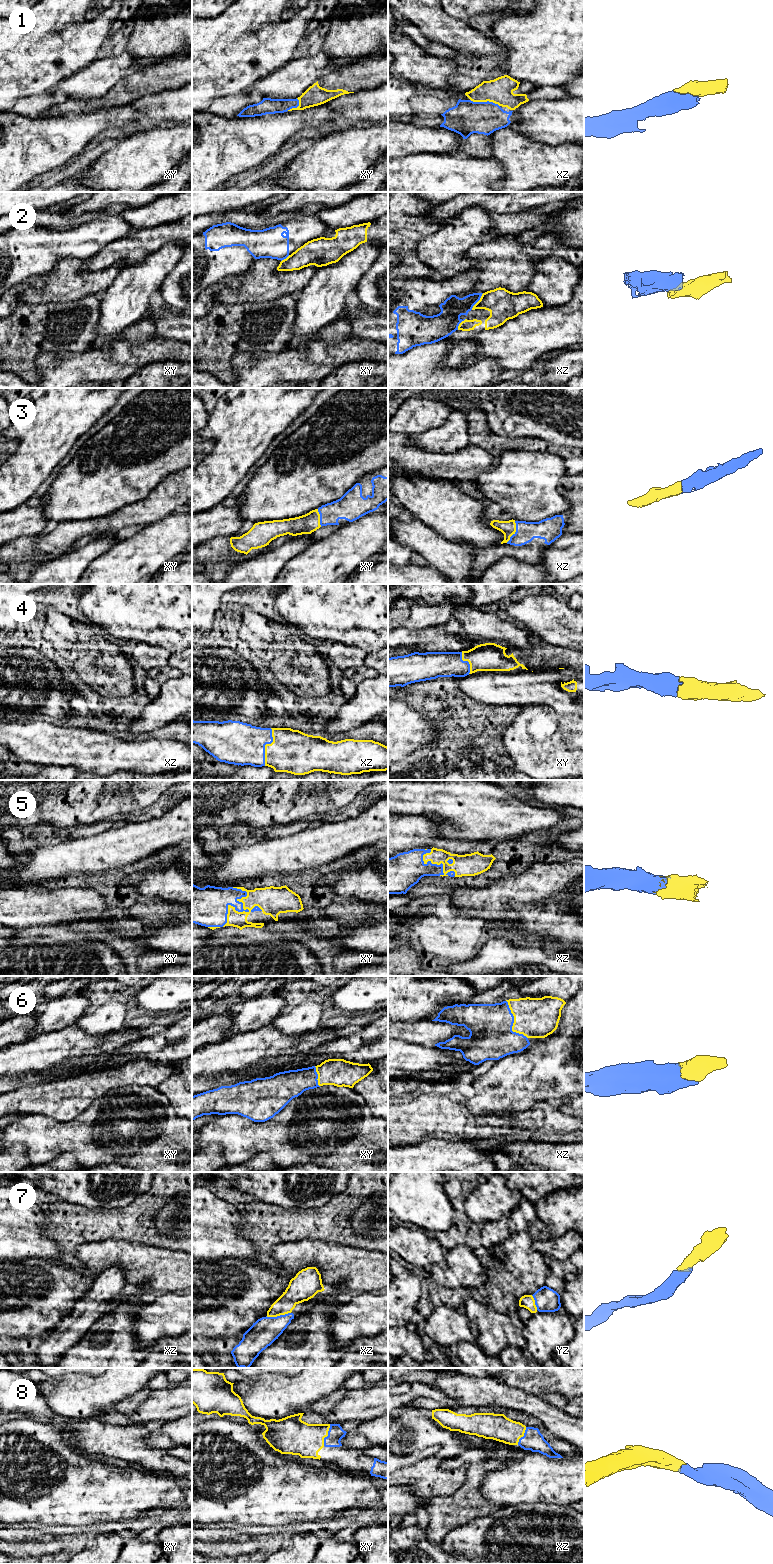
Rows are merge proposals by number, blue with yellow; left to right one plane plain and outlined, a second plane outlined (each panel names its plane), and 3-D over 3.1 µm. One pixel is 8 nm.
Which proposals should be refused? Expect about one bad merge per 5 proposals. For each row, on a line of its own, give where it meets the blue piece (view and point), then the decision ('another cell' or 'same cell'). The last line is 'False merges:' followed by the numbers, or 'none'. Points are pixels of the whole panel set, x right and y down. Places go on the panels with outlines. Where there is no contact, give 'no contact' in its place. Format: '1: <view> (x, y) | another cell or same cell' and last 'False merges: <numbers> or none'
1: xz (485, 102) | same cell
2: xz (478, 300) | another cell
3: xz (515, 532) | same cell
4: xz (265, 744) | same cell
5: xy (235, 909) | same cell
6: xz (513, 1022) | same cell
7: xz (278, 1316) | same cell
8: xy (328, 1435) | same cell
False merges: 2

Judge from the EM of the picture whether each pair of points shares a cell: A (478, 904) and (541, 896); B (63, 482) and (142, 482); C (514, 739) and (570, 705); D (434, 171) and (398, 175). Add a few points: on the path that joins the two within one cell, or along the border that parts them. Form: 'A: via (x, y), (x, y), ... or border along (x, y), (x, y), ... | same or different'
A: via (494, 899), (502, 896), (525, 896) | same
B: via (83, 483), (119, 483), (122, 486) | same
C: border along (534, 704), (549, 706), (559, 714), (573, 714) | different
D: via (425, 175), (407, 175) | same

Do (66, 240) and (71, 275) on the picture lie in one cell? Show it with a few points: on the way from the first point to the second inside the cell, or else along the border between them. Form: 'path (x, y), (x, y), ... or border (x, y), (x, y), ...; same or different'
border (85, 260), (61, 258), (49, 271); different

